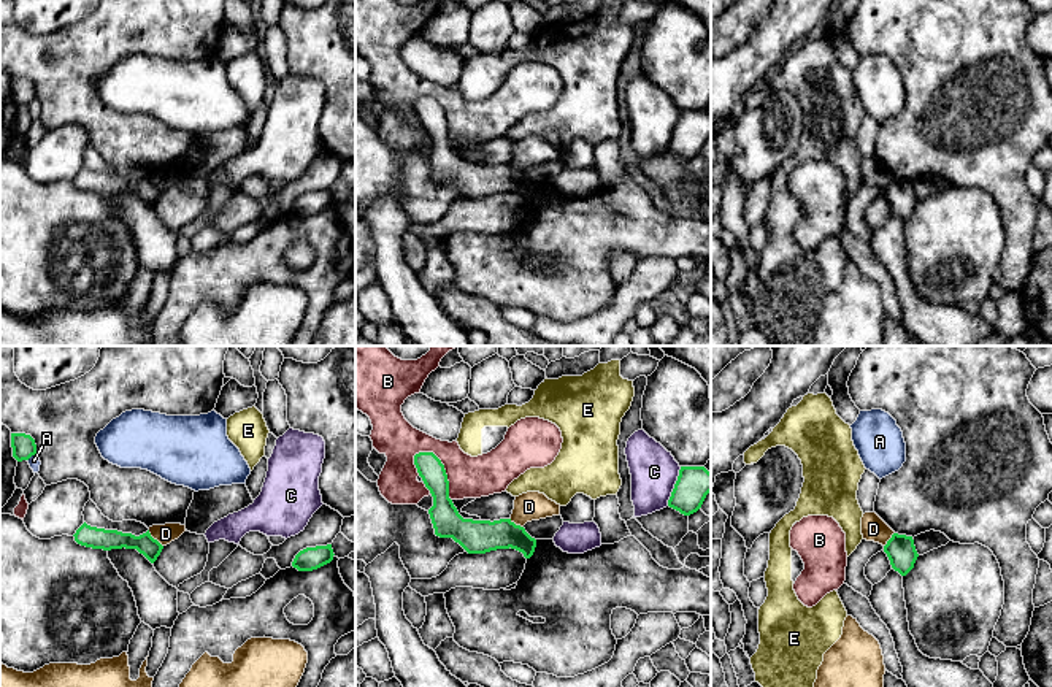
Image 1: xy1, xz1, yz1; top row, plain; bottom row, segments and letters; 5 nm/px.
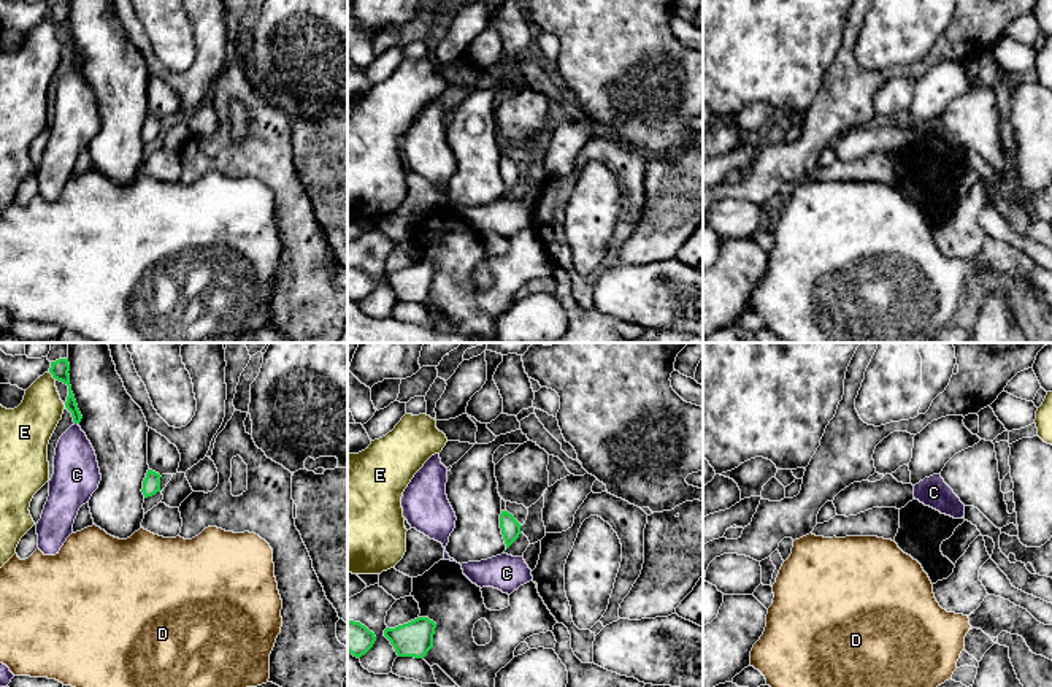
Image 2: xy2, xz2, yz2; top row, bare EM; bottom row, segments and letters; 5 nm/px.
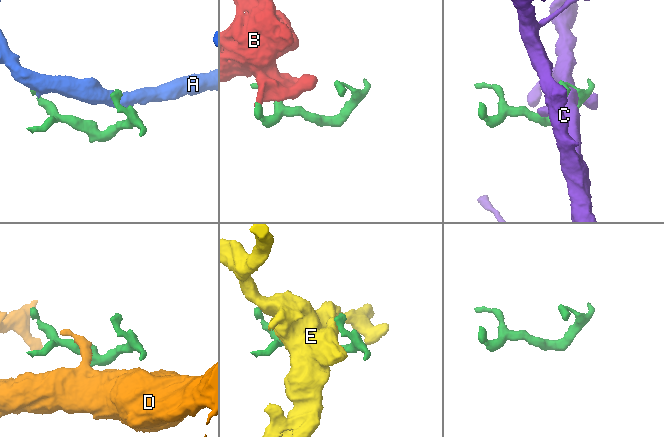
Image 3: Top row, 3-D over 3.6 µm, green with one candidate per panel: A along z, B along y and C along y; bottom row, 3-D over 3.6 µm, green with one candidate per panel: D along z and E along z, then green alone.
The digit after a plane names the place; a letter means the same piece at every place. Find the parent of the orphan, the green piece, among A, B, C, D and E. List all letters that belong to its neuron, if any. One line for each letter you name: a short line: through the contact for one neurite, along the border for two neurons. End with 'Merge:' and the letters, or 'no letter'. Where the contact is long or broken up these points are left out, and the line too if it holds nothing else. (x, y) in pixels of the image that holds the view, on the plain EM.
Merge: no letter

